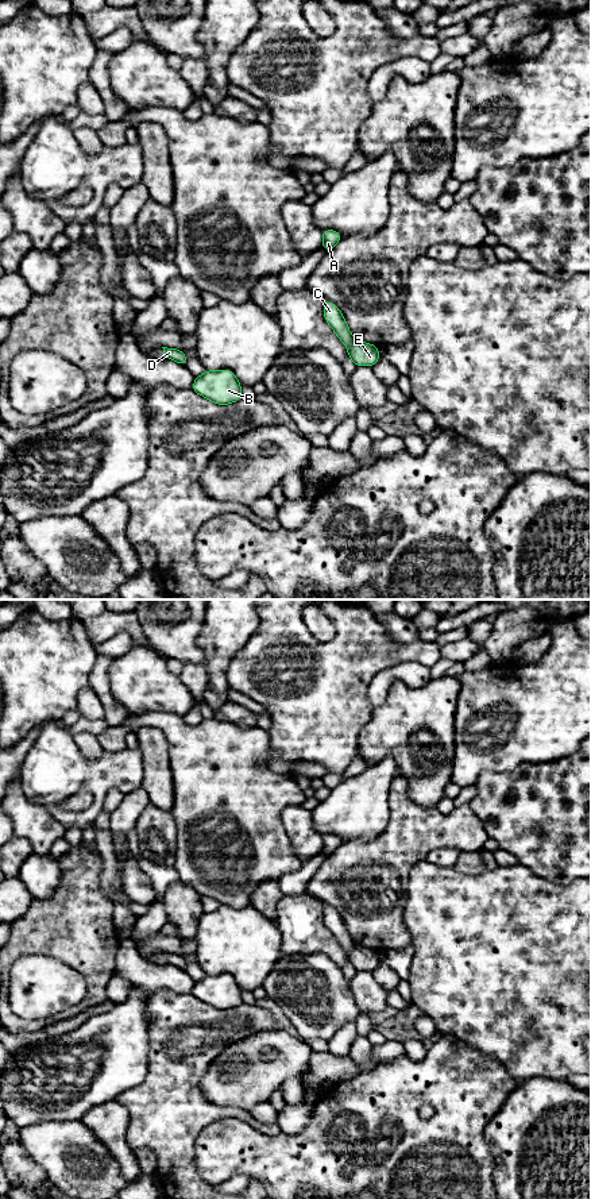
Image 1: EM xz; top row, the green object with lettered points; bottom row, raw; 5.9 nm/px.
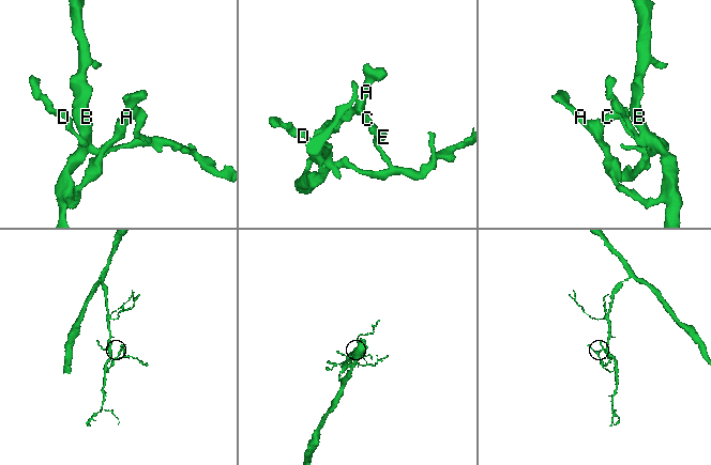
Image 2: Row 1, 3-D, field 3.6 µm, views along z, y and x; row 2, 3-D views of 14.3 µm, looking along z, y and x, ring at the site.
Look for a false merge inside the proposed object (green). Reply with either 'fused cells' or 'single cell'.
fused cells

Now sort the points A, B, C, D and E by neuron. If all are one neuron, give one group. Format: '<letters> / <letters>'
A B C / D E

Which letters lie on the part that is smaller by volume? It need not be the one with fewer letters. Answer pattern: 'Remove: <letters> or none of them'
Remove: D, E

